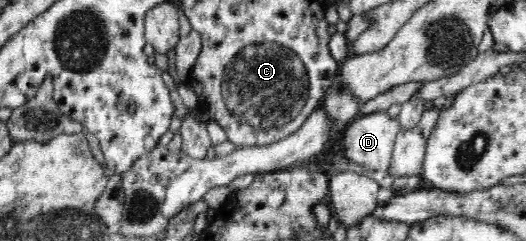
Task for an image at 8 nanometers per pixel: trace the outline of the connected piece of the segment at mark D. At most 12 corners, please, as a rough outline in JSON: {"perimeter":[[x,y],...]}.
{"perimeter":[[387,111],[351,120],[345,158],[387,170],[400,130]]}

